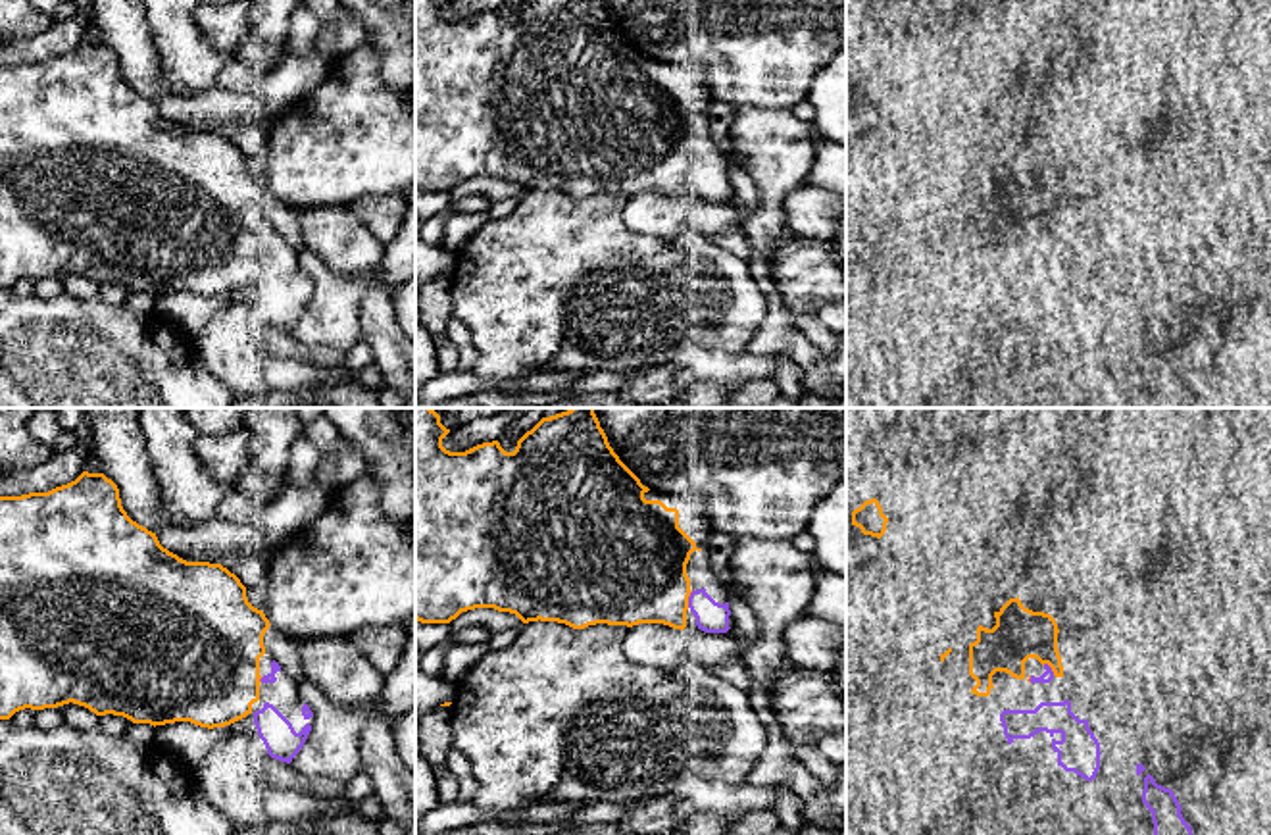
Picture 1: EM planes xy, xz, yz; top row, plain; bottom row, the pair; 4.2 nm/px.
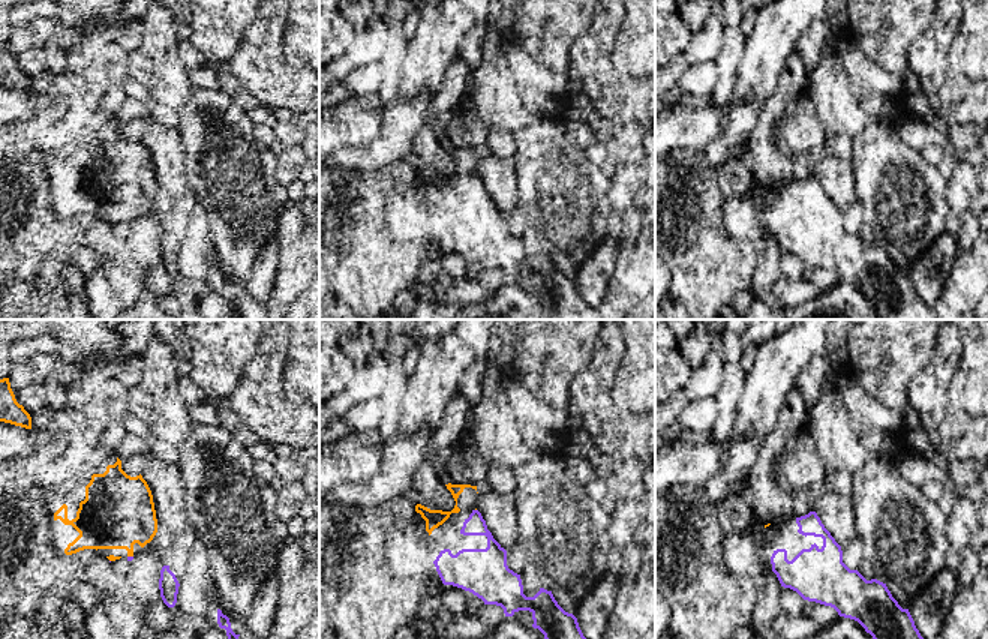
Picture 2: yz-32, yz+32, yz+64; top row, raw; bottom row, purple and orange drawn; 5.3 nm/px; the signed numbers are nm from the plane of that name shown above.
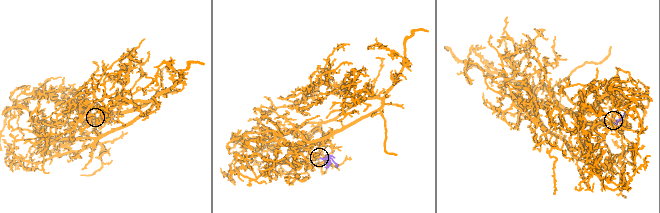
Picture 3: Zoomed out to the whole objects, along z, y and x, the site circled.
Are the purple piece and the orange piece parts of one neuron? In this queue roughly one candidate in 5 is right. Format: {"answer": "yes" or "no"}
{"answer": "yes"}

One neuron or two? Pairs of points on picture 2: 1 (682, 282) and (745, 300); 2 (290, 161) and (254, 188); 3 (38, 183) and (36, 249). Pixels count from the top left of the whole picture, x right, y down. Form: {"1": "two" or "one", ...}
{"1": "two", "2": "two", "3": "one"}

